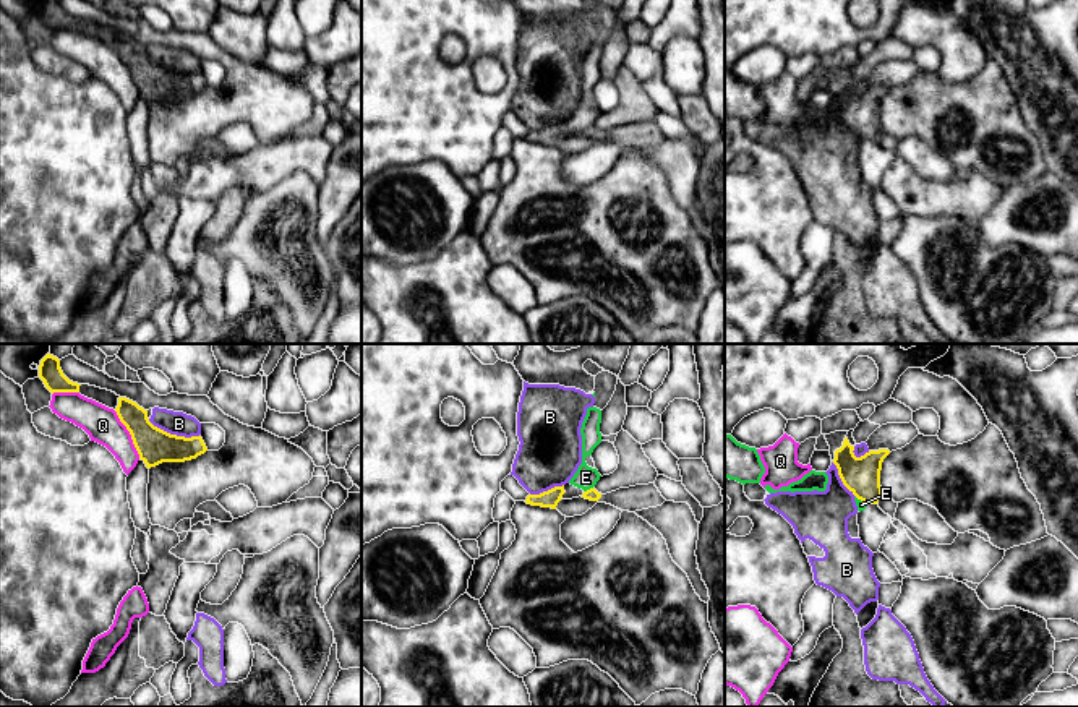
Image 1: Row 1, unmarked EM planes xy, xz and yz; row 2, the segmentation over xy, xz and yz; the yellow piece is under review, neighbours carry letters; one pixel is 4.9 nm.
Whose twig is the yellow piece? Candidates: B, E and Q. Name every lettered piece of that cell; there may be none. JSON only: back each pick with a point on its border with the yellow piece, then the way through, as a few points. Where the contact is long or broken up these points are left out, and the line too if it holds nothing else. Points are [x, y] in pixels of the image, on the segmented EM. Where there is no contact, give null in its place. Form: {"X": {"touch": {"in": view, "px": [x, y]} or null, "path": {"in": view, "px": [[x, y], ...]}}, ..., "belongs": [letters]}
{"belongs": []}

